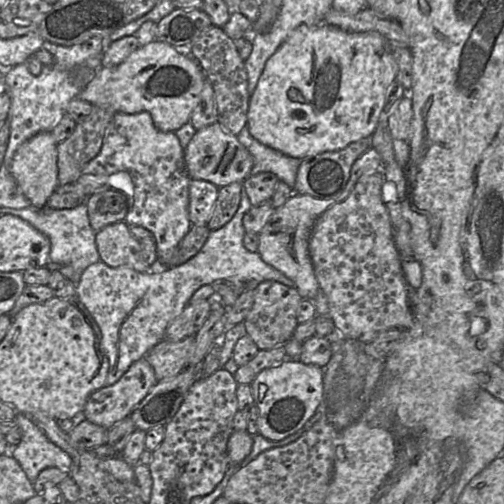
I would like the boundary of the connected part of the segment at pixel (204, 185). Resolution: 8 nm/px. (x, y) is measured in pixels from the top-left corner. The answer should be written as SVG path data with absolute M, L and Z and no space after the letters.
M191 179L189 186L189 218L193 225L207 226L218 197L219 187L205 181Z

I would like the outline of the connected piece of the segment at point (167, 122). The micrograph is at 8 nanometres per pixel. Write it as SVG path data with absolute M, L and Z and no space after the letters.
M153 41L132 52L121 64L112 68L101 67L77 97L91 105L109 106L115 112L148 112L158 130L175 132L190 121L204 81L204 72L186 50Z

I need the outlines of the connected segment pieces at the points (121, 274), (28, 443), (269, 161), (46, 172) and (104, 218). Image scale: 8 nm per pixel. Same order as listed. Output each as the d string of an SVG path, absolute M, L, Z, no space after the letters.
M243 189L239 207L233 218L210 234L201 250L188 261L174 267L157 267L139 272L128 267L111 267L101 260L88 266L81 274L76 297L86 307L101 330L101 347L109 360L106 386L117 382L130 366L164 339L168 325L178 317L191 296L203 285L217 280L272 280L288 287L295 283L282 272L265 263L258 252L247 250L243 244L243 217L252 207Z
M17 413L14 421L22 431L22 438L20 443L11 449L10 453L18 461L32 483L35 482L43 469L49 467L56 467L70 474L72 460L68 453L52 443L28 416Z
M245 126L236 137L252 155L253 166L250 175L261 172L271 172L290 188L294 187L297 171L302 160L290 157L263 145L252 137L247 126Z
M41 132L21 144L13 156L10 172L31 206L45 206L58 187L57 145L50 132Z
M114 189L89 196L85 204L90 225L95 232L109 224L124 221L128 213L127 197L123 192Z

